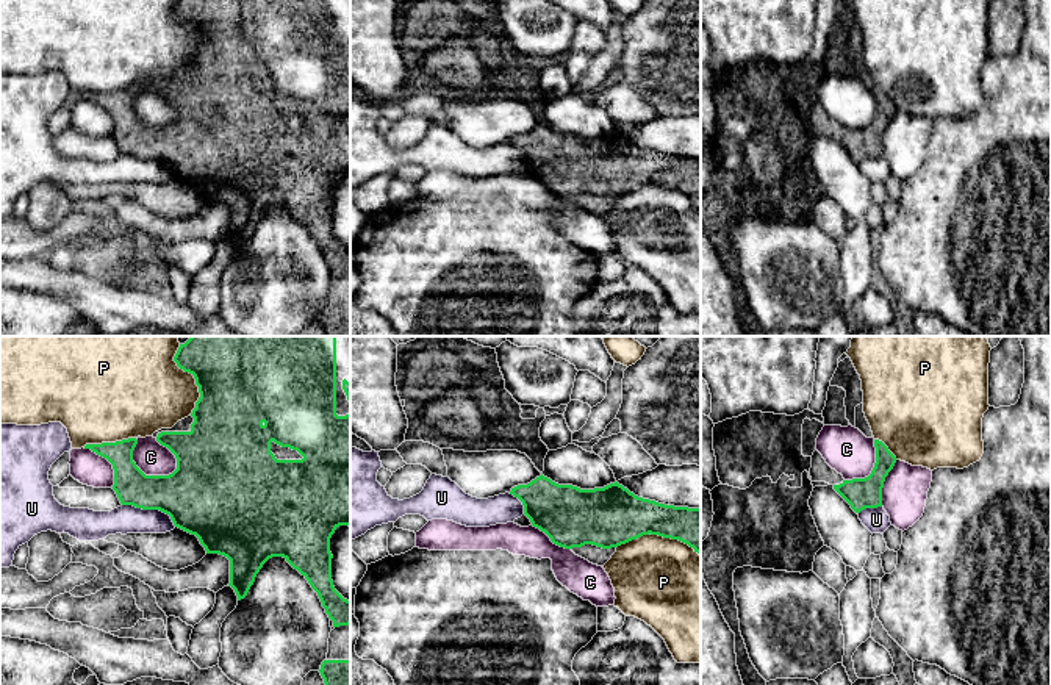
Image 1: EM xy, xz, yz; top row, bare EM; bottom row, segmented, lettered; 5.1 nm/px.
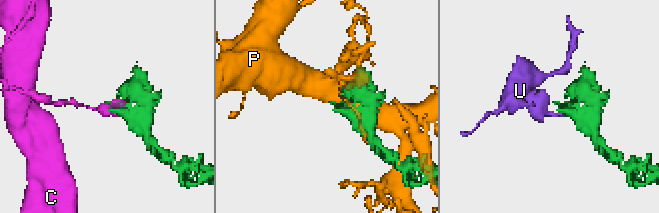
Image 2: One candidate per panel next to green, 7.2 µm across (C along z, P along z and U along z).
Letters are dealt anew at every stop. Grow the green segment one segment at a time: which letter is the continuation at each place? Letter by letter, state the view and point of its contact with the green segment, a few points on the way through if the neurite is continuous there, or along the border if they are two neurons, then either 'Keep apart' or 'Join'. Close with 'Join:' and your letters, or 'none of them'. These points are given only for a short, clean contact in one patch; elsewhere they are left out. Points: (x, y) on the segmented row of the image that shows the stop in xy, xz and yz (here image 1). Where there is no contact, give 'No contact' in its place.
C: Touches green at xy (143, 473). Keep apart
P: Touches green at xz (659, 535). Keep apart
U: Touches green at xy (150, 509). Boundary: xy (122, 504), (158, 509), (175, 526). Keep apart
Join: none of them

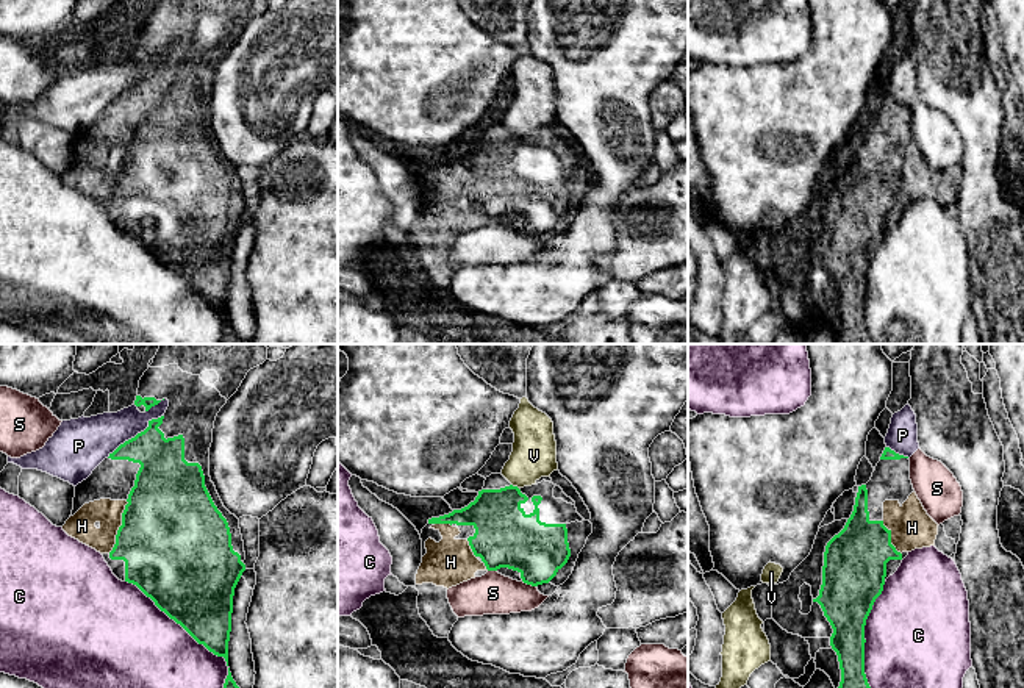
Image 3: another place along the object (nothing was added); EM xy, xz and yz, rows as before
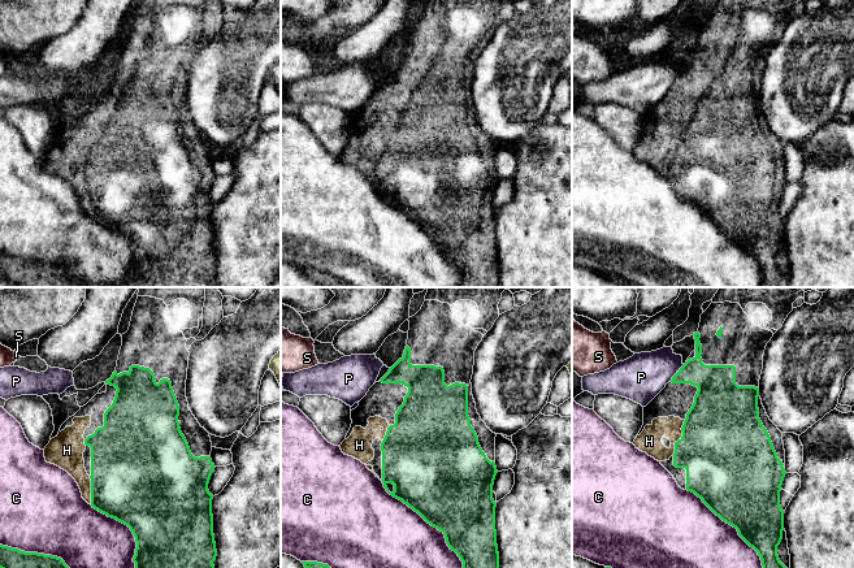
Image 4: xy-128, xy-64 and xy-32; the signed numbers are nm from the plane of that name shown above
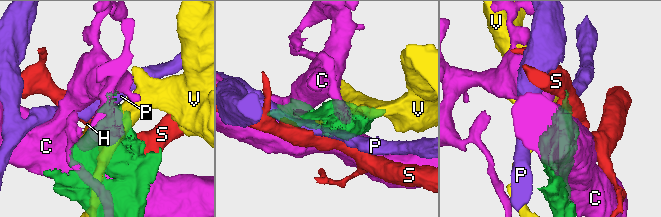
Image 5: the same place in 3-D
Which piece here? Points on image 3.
C: Touches green at xy (189, 634). Keep apart
H: Touches green at xy (119, 527). Join
P: Touches green at xy (136, 435). Boundary: xy (163, 415), (152, 419), (143, 430), (121, 443), (107, 457). Keep apart
S: Touches green at xz (529, 584). Boundary: xz (521, 580), (535, 587). Keep apart
V: Touches green at xz (515, 487). Boundary: xz (512, 483), (518, 488). Keep apart
Join: H

